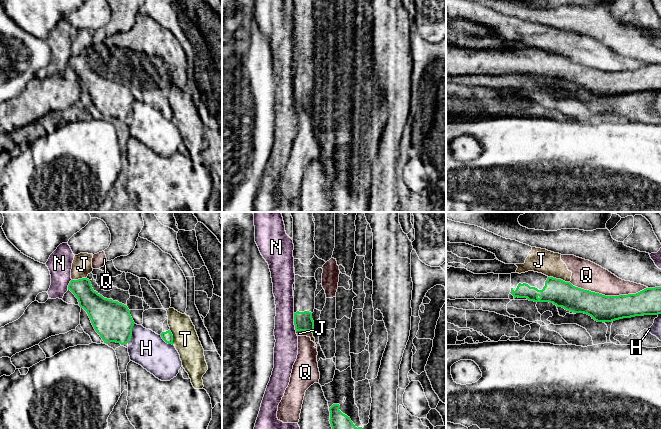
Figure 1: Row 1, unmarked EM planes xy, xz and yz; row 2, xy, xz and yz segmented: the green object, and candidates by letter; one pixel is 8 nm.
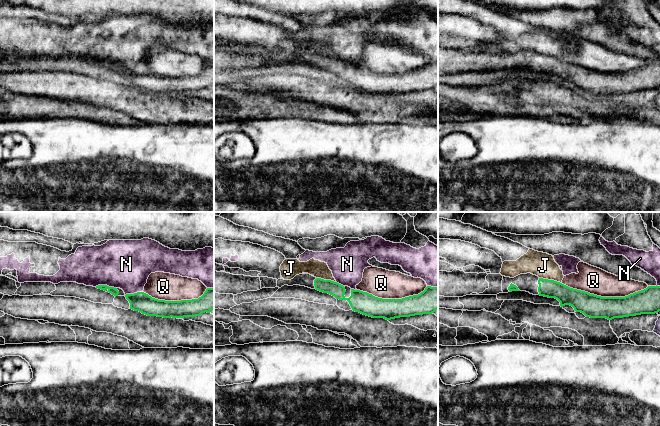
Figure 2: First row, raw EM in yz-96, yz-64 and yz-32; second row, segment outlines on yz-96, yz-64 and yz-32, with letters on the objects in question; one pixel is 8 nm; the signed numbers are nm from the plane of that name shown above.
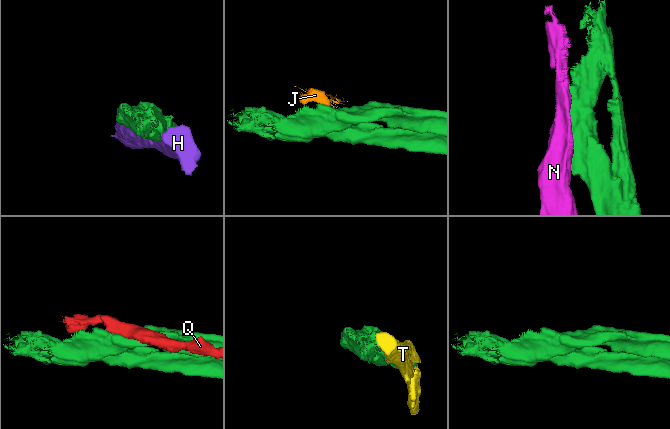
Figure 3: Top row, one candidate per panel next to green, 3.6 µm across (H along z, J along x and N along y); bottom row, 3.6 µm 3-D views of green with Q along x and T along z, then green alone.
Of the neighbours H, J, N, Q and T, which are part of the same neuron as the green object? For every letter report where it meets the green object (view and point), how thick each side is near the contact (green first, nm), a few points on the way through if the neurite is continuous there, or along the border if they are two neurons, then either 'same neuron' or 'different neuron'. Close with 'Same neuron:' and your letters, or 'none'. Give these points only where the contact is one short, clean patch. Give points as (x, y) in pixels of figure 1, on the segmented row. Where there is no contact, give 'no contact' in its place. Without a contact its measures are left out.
H: meets green in xy at (131, 333); 300 nm thick on the green side, 280 nm on the other; different neuron
J: meets green in yz at (559, 279); 220 nm thick on the green side, 190 nm on the other; border along yz (548, 276), (569, 282); different neuron
N: meets green in xz at (294, 322); 150 nm thick on the green side, 190 nm on the other; different neuron
Q: meets green in yz at (608, 296); 220 nm thick on the green side, 220 nm on the other; different neuron
T: meets green in xy at (172, 337); 90 nm thick on the green side, 200 nm on the other; different neuron
Same neuron: none

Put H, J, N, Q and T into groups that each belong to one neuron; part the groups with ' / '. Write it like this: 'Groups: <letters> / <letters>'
Groups: H / J Q / N / T

